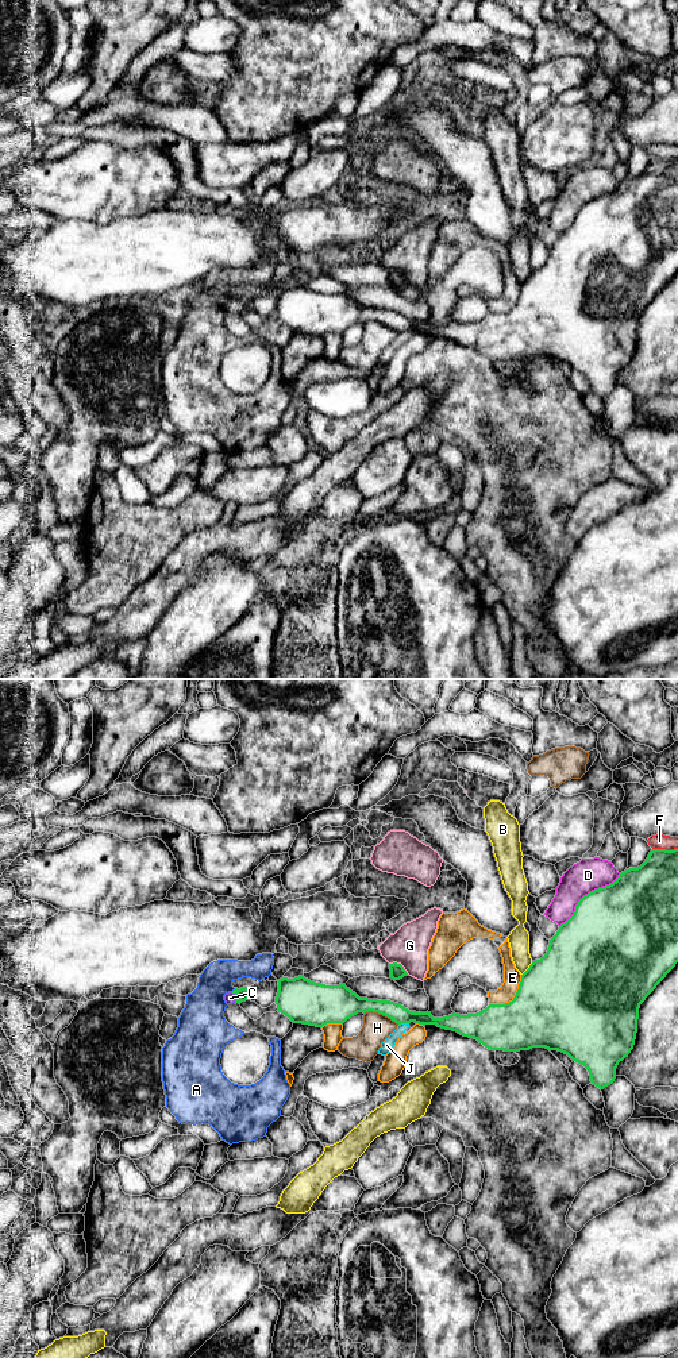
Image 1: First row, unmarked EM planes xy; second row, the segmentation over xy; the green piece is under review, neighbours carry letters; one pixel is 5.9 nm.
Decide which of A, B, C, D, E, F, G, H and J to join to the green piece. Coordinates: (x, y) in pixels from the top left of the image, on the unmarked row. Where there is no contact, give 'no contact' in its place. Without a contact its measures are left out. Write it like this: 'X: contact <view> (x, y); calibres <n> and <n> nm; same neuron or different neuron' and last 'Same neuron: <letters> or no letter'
A: contact xy (234, 299); calibres 70 and 260 nm; different neuron
B: contact xy (528, 277); calibres 500 and 130 nm; different neuron
C: contact xy (238, 305); calibres 70 and 70 nm; same neuron
D: contact xy (588, 203); calibres 500 and 190 nm; different neuron
E: contact xy (513, 308); calibres 480 and 110 nm; different neuron
F: contact xy (665, 158); calibres 300 and 90 nm; different neuron
G: contact xy (400, 273); calibres 90 and 220 nm; different neuron
H: contact xy (381, 321); calibres 200 and 170 nm; different neuron
J: contact xy (403, 331); calibres 110 and 70 nm; different neuron
Same neuron: C

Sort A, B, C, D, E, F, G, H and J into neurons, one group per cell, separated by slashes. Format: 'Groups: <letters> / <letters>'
Groups: A / B / C / D / E / F / G / H / J

